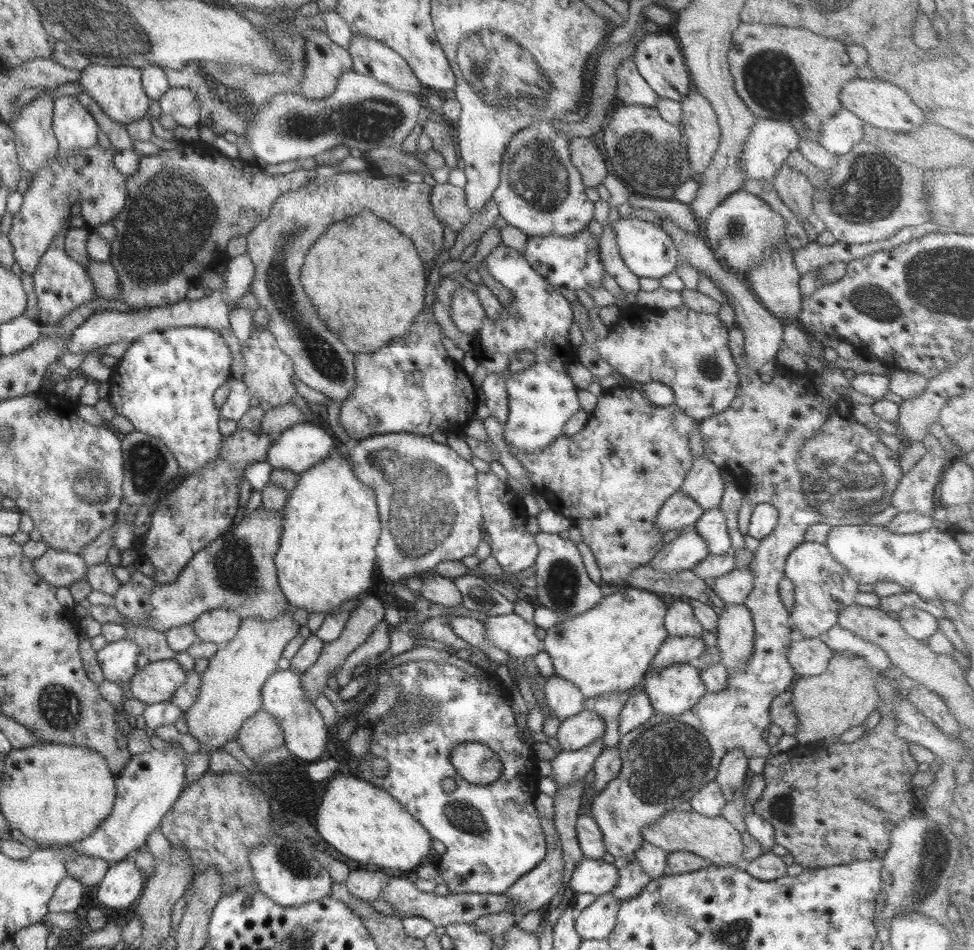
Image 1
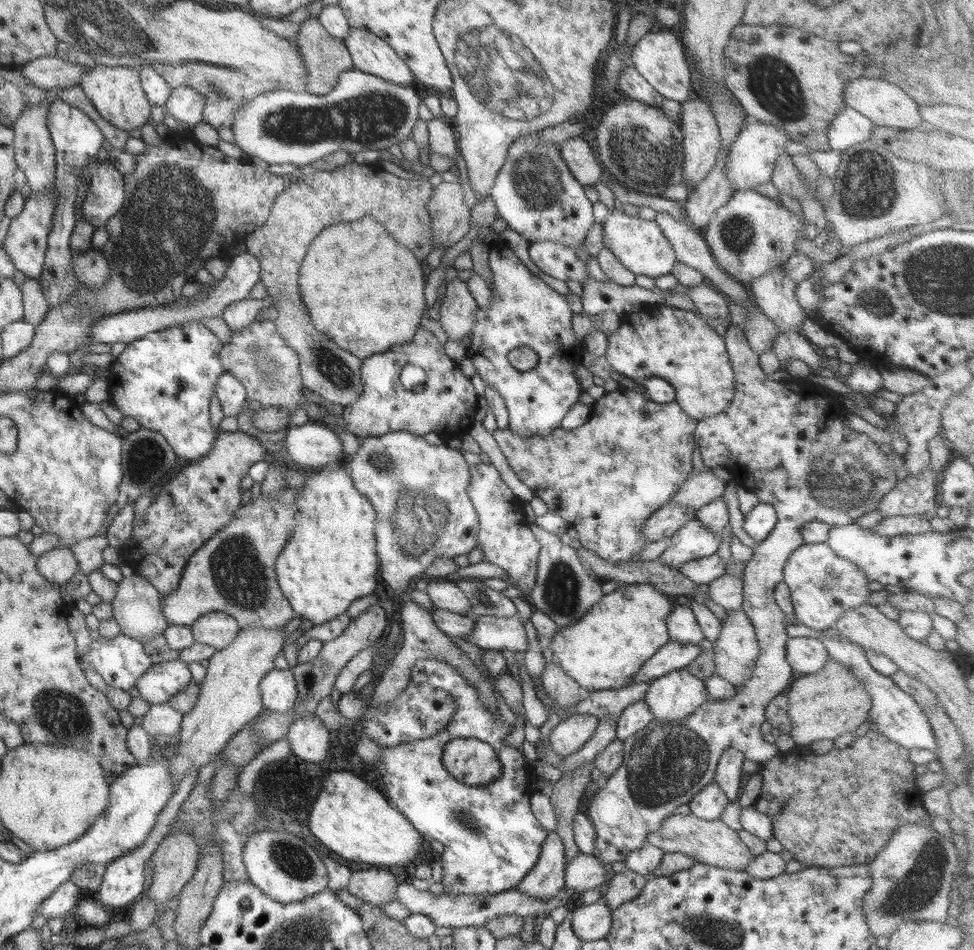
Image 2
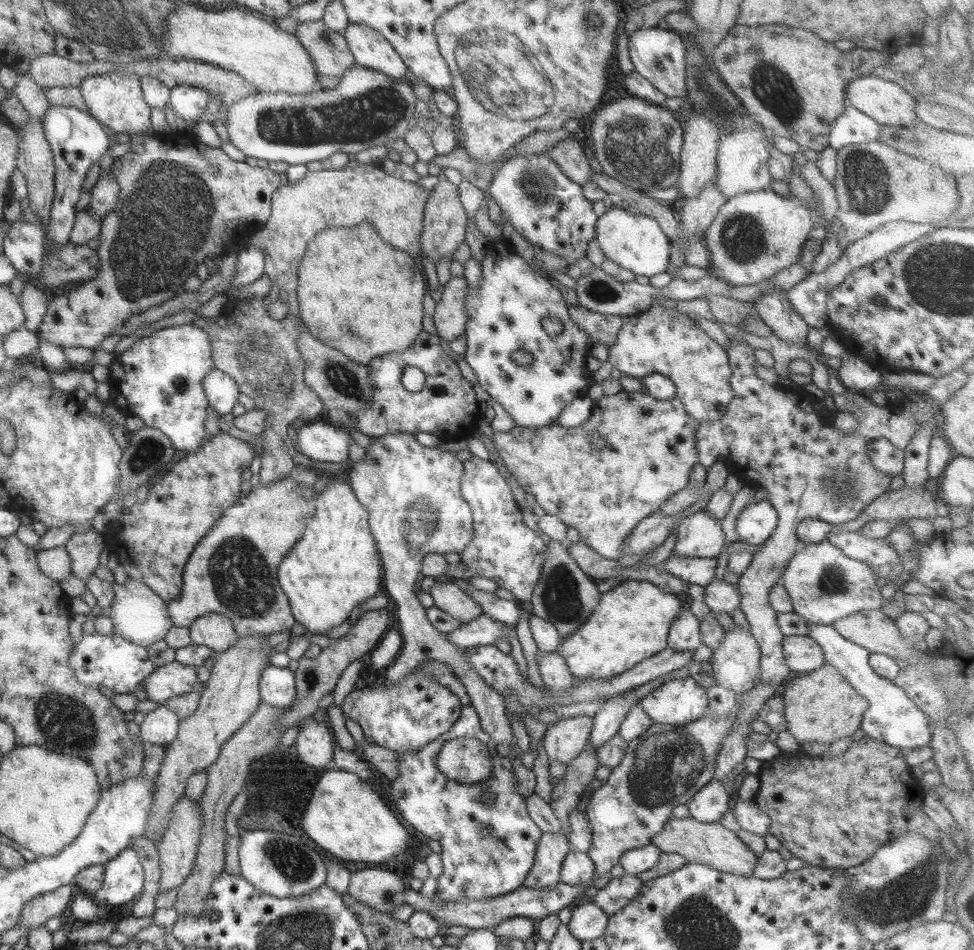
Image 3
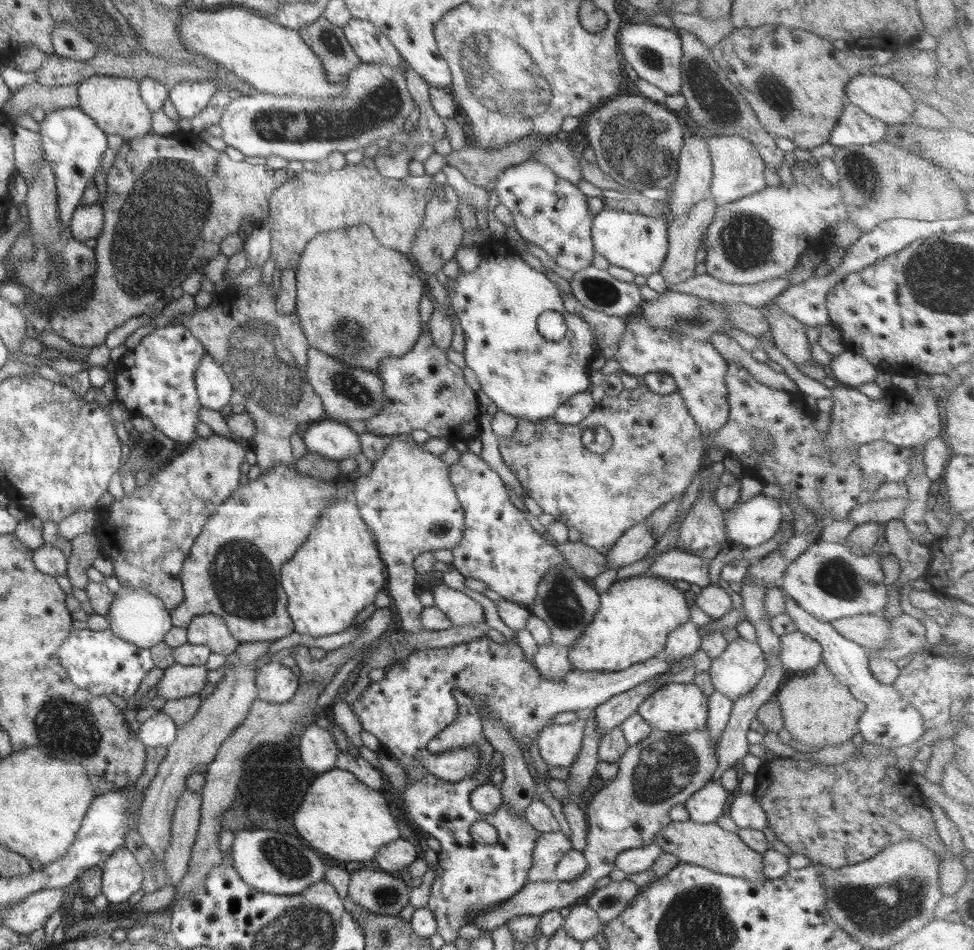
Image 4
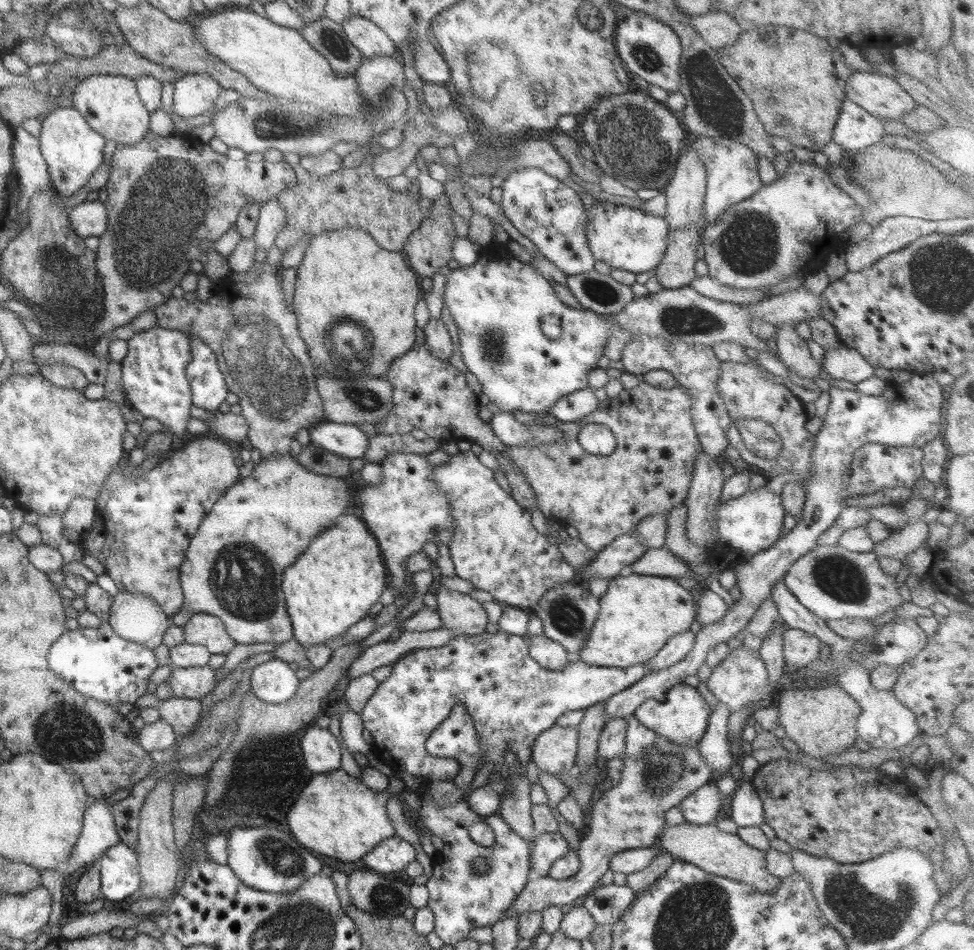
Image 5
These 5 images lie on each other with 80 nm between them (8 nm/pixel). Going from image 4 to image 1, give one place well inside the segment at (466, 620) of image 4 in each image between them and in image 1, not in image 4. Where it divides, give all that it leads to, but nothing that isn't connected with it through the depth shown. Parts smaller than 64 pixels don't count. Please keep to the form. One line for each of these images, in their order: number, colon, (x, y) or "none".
1: (436, 588)
2: (447, 595)
3: (447, 596)

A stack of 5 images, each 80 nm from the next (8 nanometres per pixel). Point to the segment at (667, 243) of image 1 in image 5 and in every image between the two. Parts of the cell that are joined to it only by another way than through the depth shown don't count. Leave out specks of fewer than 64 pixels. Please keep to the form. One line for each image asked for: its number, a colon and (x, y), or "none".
2: (640, 245)
3: (637, 243)
4: (637, 242)
5: (623, 237)

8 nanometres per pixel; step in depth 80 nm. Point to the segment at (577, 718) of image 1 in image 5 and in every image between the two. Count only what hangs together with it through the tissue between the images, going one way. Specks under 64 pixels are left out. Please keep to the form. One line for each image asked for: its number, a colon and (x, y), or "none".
2: (571, 733)
3: (563, 741)
4: (559, 744)
5: (554, 751)

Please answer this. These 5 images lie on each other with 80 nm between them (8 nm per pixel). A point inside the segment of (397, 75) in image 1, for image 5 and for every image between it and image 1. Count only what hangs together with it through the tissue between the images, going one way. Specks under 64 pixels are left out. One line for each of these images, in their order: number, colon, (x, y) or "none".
2: (372, 54)
3: (371, 50)
4: (371, 46)
5: (371, 41)

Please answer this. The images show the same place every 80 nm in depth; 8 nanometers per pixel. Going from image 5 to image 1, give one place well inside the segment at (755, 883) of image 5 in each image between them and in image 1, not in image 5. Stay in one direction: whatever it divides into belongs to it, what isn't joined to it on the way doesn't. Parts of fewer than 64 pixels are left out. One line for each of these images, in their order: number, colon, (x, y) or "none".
1: (715, 840)
2: (712, 842)
3: (710, 844)
4: (708, 846)

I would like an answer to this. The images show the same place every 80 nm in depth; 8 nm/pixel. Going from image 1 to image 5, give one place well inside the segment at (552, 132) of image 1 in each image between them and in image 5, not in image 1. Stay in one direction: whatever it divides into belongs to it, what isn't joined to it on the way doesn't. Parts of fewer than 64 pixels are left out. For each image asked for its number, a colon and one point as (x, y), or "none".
2: (535, 193)
3: (548, 209)
4: (549, 211)
5: (548, 211)

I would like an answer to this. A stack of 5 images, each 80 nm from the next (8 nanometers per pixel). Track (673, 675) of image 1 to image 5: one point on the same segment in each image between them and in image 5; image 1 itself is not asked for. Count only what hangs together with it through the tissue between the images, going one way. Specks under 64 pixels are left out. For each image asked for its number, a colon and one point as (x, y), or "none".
2: (676, 695)
3: (678, 701)
4: (676, 708)
5: (682, 716)

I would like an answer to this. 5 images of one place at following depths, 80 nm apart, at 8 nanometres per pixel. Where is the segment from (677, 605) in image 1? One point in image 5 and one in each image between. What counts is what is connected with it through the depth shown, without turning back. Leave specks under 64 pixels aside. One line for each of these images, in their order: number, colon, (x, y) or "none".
2: (683, 628)
3: (684, 634)
4: (685, 640)
5: (678, 646)

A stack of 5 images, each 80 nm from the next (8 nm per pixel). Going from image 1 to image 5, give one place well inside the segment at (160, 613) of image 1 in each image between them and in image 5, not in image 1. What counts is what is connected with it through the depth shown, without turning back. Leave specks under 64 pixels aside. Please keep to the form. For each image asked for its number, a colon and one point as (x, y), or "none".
2: (233, 571)
3: (232, 571)
4: (233, 569)
5: (233, 568)

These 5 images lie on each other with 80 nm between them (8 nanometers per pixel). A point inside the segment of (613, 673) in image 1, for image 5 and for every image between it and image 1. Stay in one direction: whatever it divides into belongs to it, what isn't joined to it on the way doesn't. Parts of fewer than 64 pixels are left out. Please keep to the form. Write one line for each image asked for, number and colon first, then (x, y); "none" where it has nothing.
2: (603, 650)
3: (632, 621)
4: (636, 615)
5: (639, 614)

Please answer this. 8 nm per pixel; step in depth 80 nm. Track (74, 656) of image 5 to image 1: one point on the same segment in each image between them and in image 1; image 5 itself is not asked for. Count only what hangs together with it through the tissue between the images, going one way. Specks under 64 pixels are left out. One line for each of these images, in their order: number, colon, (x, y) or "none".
1: (120, 661)
2: (121, 661)
3: (111, 661)
4: (99, 662)

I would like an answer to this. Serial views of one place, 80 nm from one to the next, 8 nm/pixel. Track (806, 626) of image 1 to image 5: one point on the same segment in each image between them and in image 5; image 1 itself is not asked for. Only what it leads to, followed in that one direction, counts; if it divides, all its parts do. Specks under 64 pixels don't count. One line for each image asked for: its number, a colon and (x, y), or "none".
2: (823, 585)
3: (824, 584)
4: (828, 580)
5: (833, 582)

